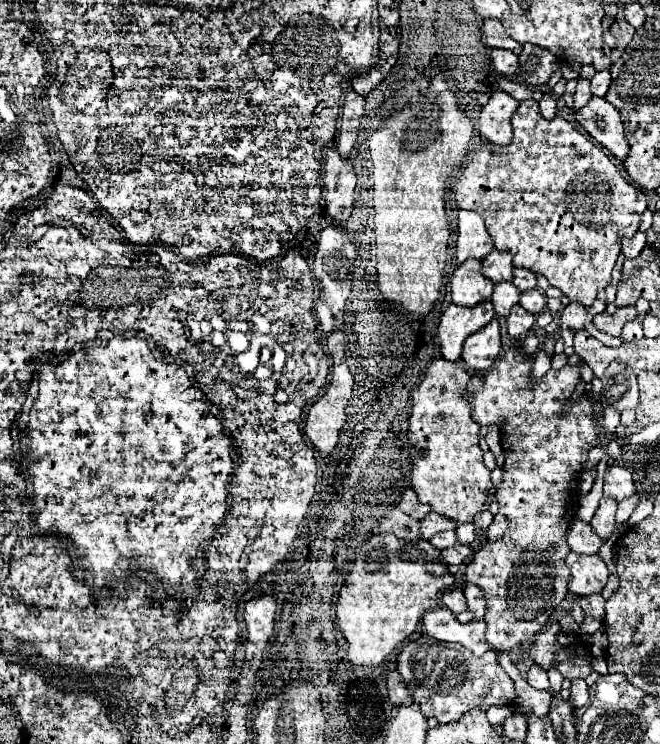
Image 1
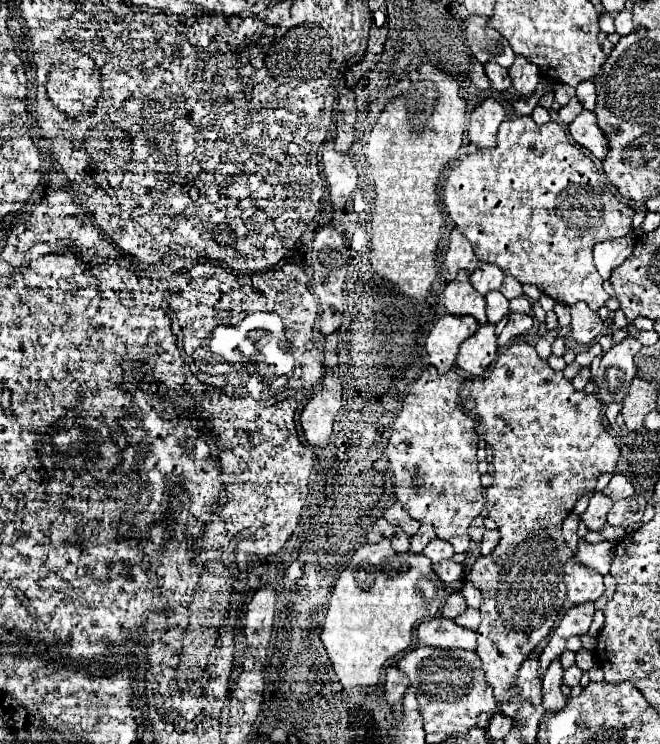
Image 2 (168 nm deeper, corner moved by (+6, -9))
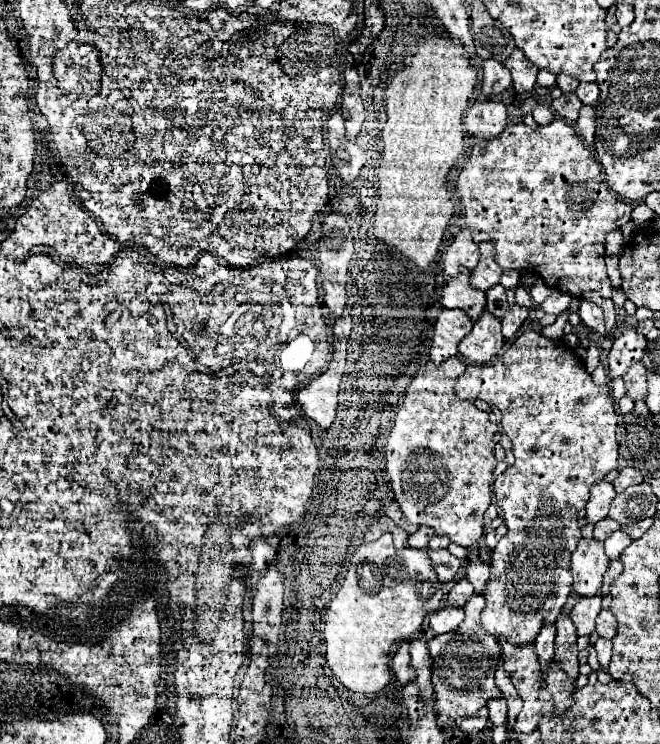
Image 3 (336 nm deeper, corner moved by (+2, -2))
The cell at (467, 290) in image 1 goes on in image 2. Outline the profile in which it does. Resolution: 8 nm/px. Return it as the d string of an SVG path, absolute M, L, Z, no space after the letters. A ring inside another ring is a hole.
M460 270L456 280L448 282L444 288L444 304L450 314L456 316L474 316L480 324L486 324L486 300L478 294L470 282L468 272Z

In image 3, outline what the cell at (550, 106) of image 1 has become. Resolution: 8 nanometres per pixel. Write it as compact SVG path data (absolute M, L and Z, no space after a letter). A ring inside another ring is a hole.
M536 105L534 111L532 111L532 117L534 117L534 121L536 121L538 125L548 125L548 123L554 121L552 111L550 111L548 107L544 107L544 105Z

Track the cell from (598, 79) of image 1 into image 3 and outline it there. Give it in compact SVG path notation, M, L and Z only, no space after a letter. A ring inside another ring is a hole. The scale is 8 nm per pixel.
M580 83L574 93L584 105L596 105L600 89L598 89L598 83Z

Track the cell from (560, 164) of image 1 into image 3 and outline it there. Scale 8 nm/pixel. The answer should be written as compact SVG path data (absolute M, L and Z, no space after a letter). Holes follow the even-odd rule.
M554 119L550 125L546 127L538 127L538 131L532 131L526 123L518 123L518 125L506 125L506 129L496 137L496 139L490 139L490 141L478 141L472 149L472 155L466 163L466 167L460 171L460 177L458 177L458 185L456 185L456 191L460 195L460 201L462 201L462 209L464 209L464 219L466 219L466 227L470 229L472 233L472 239L476 243L482 243L482 241L492 241L494 247L496 247L496 261L502 269L526 269L530 273L536 273L538 277L542 277L542 281L552 287L552 289L558 289L558 291L564 291L564 293L570 293L574 297L580 297L588 291L596 291L600 293L602 297L610 297L612 295L612 285L610 285L610 279L606 275L606 265L604 265L604 239L610 231L614 229L620 229L624 223L630 221L630 213L632 213L632 205L624 203L620 199L618 193L614 193L608 185L606 185L606 179L604 179L604 173L602 173L602 167L600 163L596 161L596 157L592 155L592 151L584 145L584 141L576 135L576 131L564 123L562 119Z

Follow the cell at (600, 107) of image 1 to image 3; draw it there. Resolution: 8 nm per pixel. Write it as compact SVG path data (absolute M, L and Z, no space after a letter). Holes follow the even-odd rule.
M584 105L580 109L580 117L576 121L576 127L578 127L580 137L586 143L594 143L594 131L596 131L596 113L594 113L594 107Z

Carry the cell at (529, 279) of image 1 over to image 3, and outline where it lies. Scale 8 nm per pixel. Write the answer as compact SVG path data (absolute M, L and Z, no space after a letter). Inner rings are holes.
M506 269L506 271L502 271L502 277L500 277L500 285L502 285L502 287L506 287L506 289L514 289L514 287L518 287L518 281L520 281L518 271L514 271L514 269Z

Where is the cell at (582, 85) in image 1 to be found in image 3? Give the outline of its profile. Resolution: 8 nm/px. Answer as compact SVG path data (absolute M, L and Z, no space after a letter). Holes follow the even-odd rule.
M562 93L562 97L552 99L552 109L556 111L556 115L570 123L574 123L578 119L580 107L582 107L582 103L574 93Z

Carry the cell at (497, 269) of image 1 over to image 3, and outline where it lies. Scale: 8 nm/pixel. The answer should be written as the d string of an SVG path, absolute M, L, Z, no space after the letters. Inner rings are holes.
M490 242L481 243L480 248L483 248L482 257L480 257L476 269L472 271L472 285L474 285L476 289L480 289L480 291L486 291L486 289L494 287L494 285L500 281L502 269L500 269L500 265L498 265L496 259L494 259L492 249L486 249L494 248Z

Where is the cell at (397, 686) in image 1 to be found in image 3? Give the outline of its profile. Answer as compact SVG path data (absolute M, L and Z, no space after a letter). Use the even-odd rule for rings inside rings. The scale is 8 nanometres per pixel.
M404 641L400 645L400 649L396 651L396 655L392 657L392 671L396 675L396 679L406 685L408 681L412 681L416 677L414 667L410 665L410 653L408 653L408 641Z

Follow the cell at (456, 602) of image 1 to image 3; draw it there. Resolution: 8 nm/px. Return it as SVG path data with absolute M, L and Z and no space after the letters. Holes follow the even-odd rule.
M460 579L460 581L456 581L454 587L450 589L450 593L448 593L448 603L450 603L452 607L462 607L472 595L474 595L474 587L470 585L470 581Z

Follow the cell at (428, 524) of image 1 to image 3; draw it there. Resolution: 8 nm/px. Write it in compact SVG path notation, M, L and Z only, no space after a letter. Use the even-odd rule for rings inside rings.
M422 525L416 533L412 533L408 537L408 547L412 547L412 549L428 549L428 541L432 539L432 535L434 535L434 529Z

